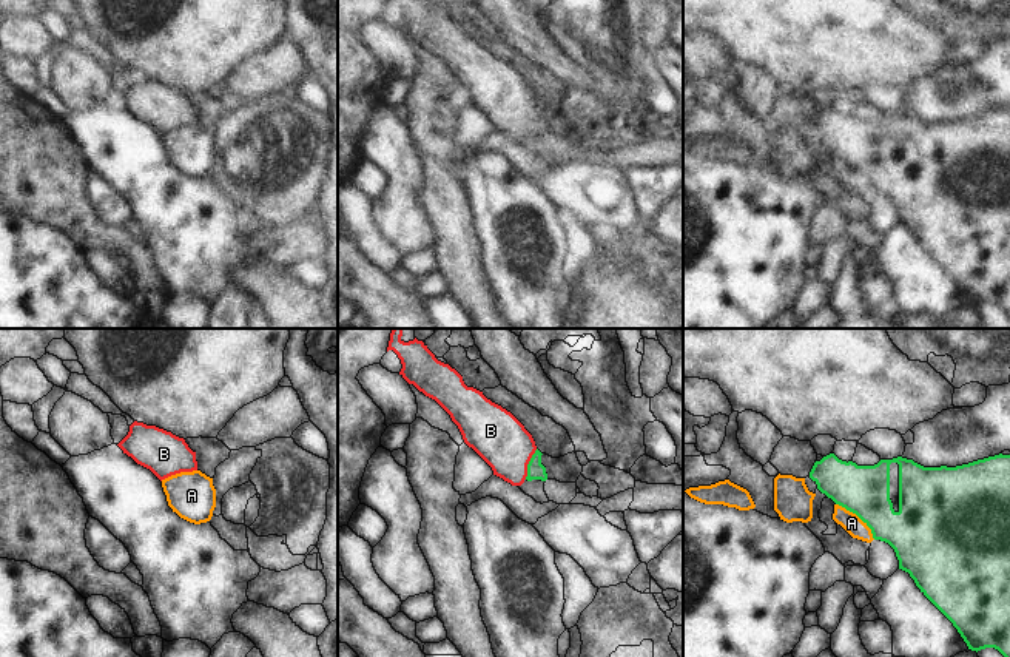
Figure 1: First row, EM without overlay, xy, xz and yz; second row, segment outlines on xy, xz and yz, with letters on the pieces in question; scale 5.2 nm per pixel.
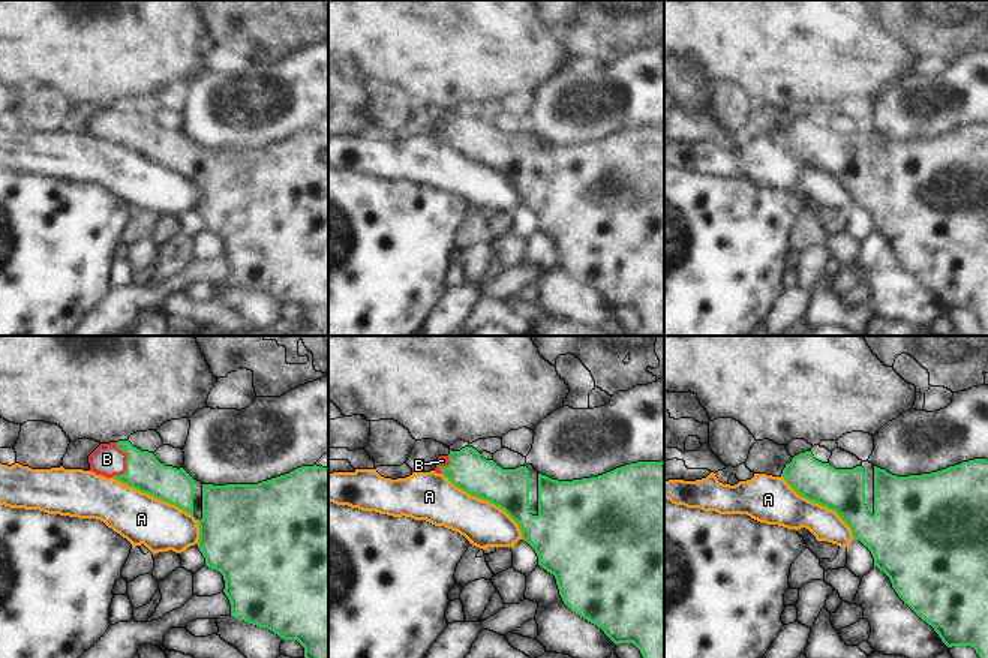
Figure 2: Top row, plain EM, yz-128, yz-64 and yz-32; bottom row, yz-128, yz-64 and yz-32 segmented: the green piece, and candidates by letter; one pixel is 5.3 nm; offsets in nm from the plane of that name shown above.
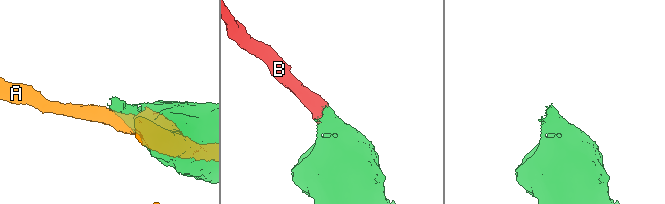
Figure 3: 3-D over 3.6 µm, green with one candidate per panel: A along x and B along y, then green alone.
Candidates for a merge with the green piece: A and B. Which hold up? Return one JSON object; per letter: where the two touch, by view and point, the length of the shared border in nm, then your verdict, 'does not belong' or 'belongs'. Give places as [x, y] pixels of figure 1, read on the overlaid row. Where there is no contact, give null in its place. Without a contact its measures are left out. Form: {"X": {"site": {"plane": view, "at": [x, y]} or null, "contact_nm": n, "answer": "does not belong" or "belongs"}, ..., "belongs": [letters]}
{"A": {"site": {"plane": "yz", "at": [858, 515]}, "contact_nm": 280, "answer": "does not belong"}, "B": {"site": {"plane": "xz", "at": [528, 464]}, "contact_nm": 170, "answer": "belongs"}, "belongs": ["B"]}

